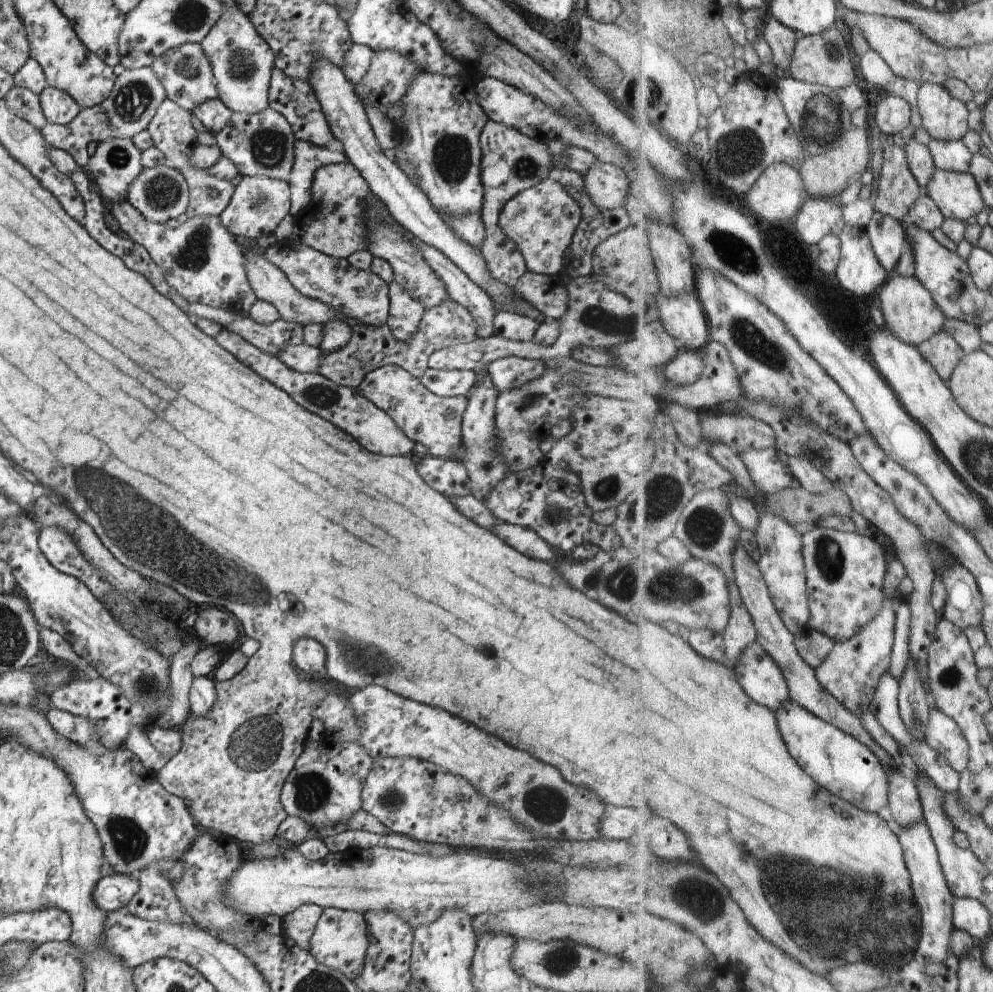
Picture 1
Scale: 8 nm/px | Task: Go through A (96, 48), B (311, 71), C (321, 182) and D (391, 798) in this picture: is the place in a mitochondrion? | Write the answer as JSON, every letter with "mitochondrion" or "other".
{"A":"other","B":"other","C":"other","D":"mitochondrion"}

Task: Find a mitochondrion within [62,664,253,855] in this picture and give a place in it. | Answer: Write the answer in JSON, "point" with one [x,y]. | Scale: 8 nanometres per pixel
{"point":[146,686]}

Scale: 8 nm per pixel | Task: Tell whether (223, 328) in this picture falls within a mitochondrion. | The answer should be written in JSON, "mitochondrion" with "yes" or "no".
{"mitochondrion":"no"}

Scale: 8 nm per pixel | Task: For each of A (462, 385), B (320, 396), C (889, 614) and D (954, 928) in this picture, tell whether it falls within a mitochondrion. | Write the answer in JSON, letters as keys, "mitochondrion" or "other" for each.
{"A":"other","B":"mitochondrion","C":"other","D":"other"}

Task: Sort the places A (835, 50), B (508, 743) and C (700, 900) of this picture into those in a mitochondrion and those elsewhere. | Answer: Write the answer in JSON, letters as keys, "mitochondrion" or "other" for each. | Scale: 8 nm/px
{"A":"mitochondrion","B":"other","C":"mitochondrion"}

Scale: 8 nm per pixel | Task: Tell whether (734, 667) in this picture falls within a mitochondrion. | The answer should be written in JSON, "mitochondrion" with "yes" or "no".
{"mitochondrion":"no"}

